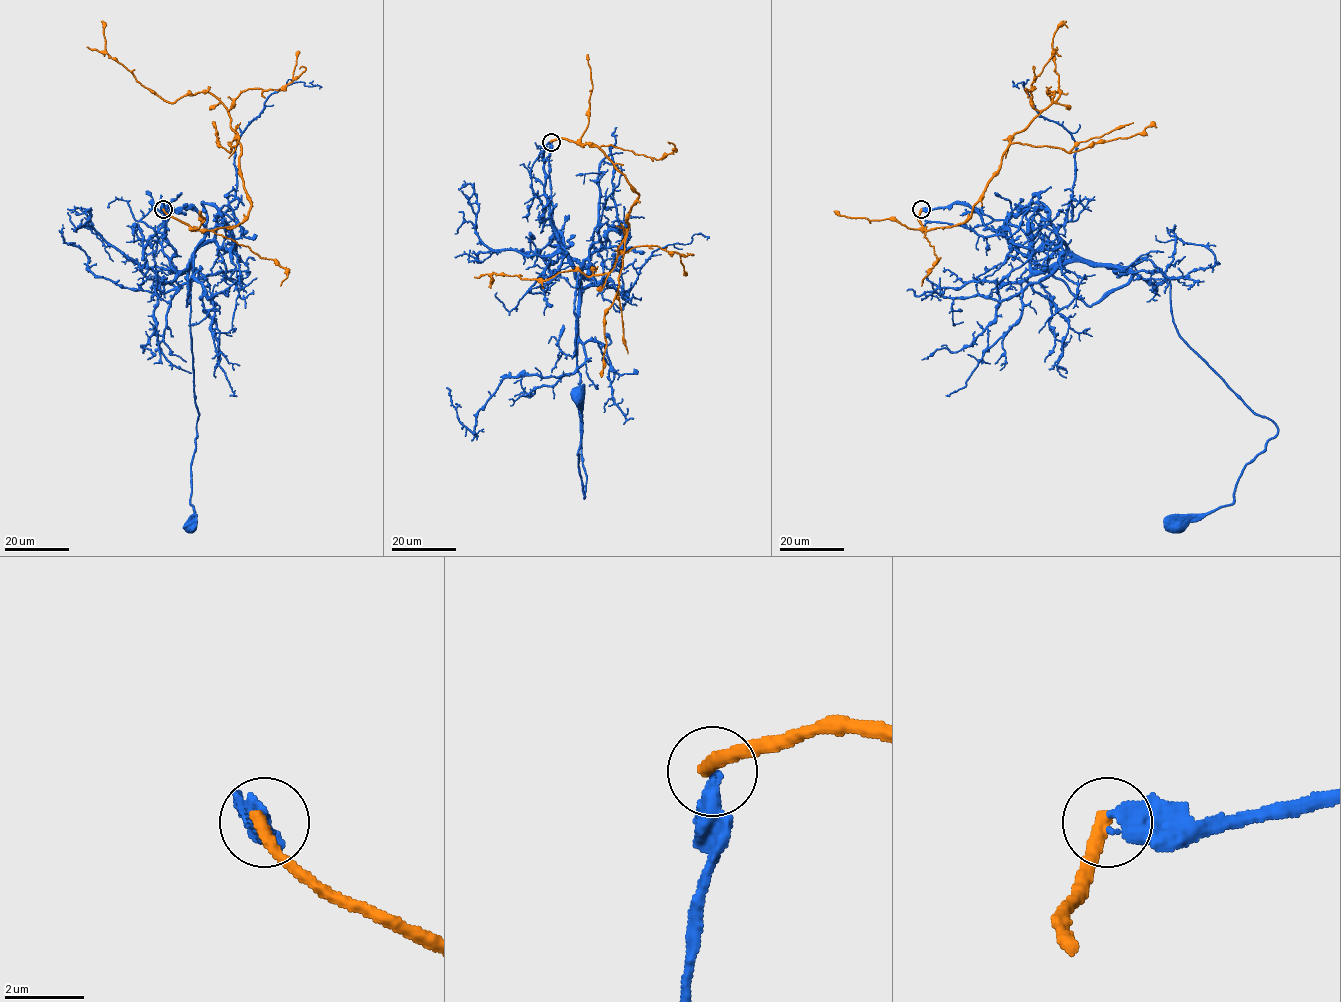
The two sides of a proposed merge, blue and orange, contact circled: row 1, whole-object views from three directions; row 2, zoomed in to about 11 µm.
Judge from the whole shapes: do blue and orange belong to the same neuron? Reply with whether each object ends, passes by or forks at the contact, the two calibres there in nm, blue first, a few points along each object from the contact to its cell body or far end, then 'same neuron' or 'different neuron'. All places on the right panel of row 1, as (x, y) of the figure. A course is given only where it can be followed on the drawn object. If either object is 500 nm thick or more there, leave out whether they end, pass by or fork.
blue ends; orange ends; calibres 400 and 380 nm; course blue (921, 209), (968, 204), (1033, 270), (1149, 259), (1167, 278), (1178, 334), (1277, 429), (1232, 503), (1176, 523); course orange (921, 209), (925, 230), (970, 215), (1009, 140), (1050, 95), (1052, 103), (1059, 96), (1052, 40), (1067, 28); different neuron

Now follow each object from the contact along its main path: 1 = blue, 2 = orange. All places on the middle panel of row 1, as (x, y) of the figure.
1: (551, 142), (551, 224), (562, 237), (558, 249), (571, 265), (580, 293), (576, 369), (584, 498), (578, 397)
2: (551, 142), (596, 146), (638, 193), (614, 267), (546, 280), (493, 272), (490, 288)

